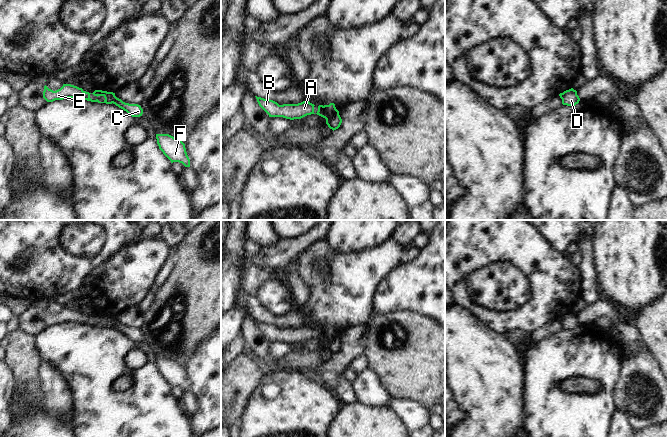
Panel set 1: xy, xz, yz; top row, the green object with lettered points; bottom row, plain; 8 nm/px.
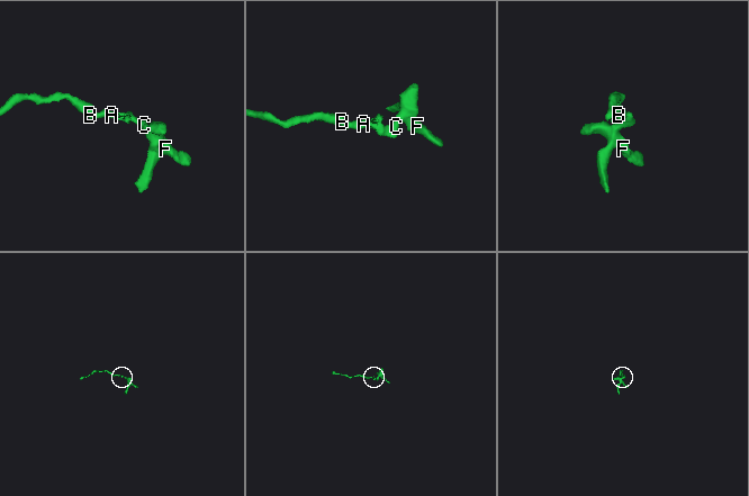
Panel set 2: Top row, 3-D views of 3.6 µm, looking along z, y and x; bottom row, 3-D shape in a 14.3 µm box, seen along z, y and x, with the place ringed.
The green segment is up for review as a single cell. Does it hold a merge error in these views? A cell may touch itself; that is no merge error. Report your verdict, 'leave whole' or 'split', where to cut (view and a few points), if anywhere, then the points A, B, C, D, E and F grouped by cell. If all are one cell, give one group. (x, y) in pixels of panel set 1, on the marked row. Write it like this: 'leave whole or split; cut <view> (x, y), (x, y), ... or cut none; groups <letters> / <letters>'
split; cut xz (338, 112), (326, 120); groups A B E / C D F

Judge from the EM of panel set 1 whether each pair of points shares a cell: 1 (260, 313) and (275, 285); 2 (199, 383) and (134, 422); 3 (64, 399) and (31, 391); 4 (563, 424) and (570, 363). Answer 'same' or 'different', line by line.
1: different
2: different
3: different
4: same

